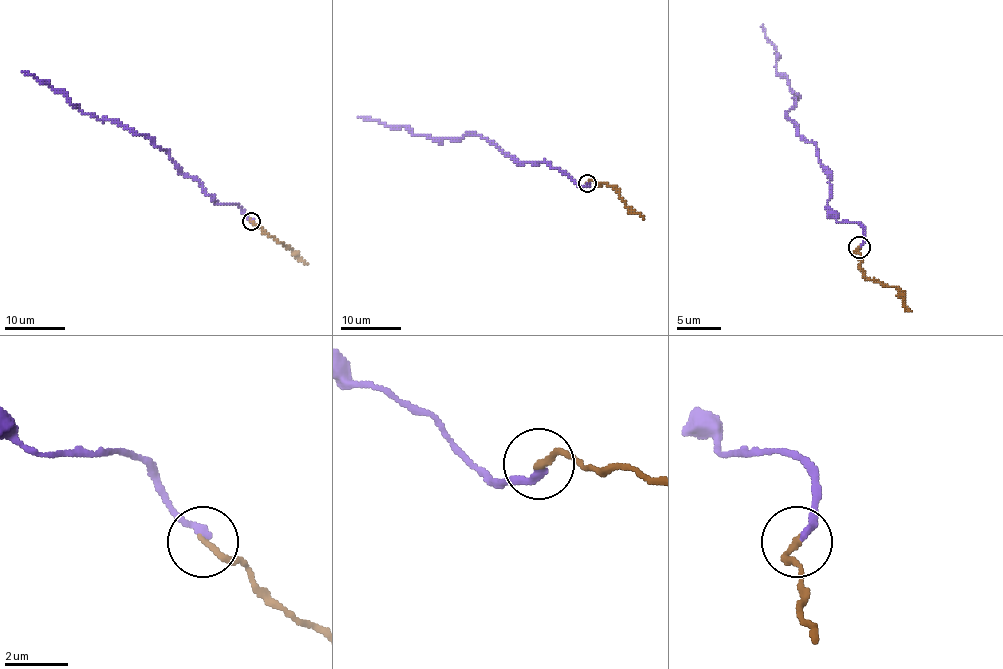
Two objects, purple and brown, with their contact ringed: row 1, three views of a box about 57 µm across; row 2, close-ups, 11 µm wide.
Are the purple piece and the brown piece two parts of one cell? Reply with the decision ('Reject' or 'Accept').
Accept

